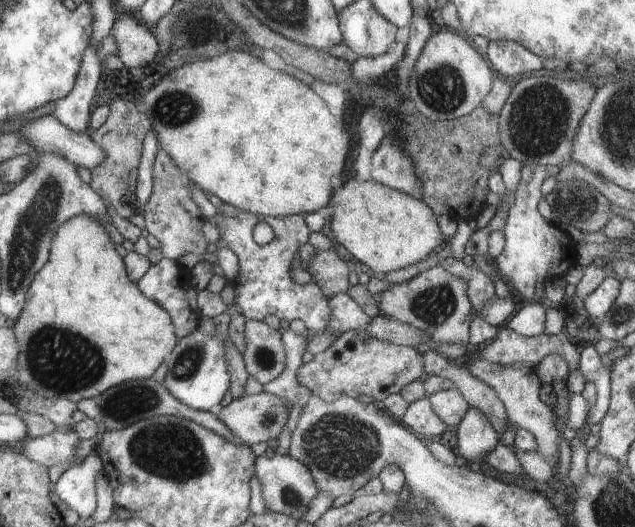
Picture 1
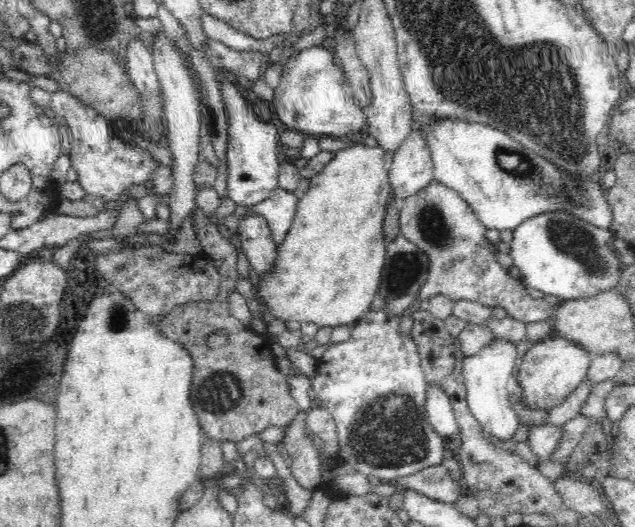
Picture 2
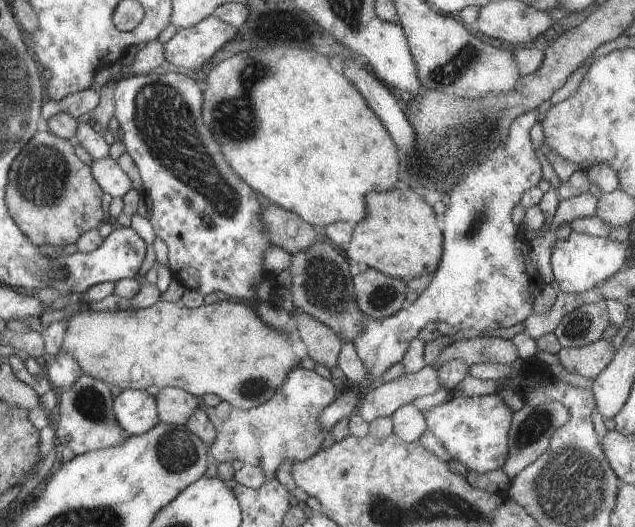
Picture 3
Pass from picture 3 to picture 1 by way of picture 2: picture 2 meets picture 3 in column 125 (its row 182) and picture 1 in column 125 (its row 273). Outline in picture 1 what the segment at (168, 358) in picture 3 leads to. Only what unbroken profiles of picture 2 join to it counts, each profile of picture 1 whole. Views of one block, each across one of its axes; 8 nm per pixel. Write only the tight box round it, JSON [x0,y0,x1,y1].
[9,214,179,400]

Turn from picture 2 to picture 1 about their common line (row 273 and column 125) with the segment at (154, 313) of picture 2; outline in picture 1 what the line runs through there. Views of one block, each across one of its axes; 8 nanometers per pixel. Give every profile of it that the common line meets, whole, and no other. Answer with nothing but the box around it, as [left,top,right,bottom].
[87,98,145,220]

